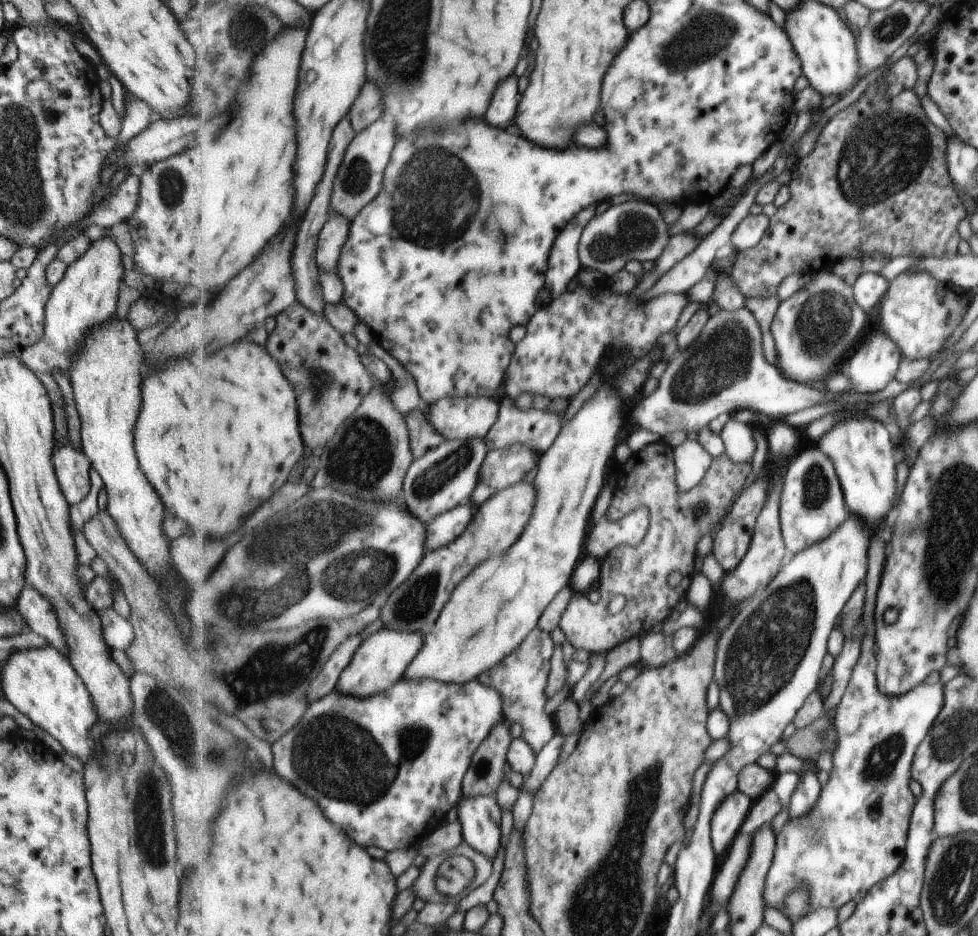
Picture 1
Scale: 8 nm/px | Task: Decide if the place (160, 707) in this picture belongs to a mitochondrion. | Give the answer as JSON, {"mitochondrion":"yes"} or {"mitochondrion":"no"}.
{"mitochondrion":"yes"}

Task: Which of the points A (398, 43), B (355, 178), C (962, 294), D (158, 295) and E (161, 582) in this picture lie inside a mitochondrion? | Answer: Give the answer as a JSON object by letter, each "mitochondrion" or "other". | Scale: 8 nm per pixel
{"A":"mitochondrion","B":"mitochondrion","C":"other","D":"other","E":"other"}

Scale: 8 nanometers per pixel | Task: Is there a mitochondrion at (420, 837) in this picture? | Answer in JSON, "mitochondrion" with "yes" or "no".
{"mitochondrion":"no"}

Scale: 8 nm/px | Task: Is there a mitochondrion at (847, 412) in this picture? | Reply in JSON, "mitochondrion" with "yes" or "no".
{"mitochondrion":"no"}

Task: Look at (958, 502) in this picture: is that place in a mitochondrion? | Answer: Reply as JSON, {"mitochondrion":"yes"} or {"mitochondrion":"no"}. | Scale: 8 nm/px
{"mitochondrion":"yes"}

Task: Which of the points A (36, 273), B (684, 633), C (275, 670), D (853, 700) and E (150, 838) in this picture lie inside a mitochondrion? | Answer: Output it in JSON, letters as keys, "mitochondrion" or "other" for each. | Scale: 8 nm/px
{"A":"other","B":"other","C":"mitochondrion","D":"other","E":"mitochondrion"}

